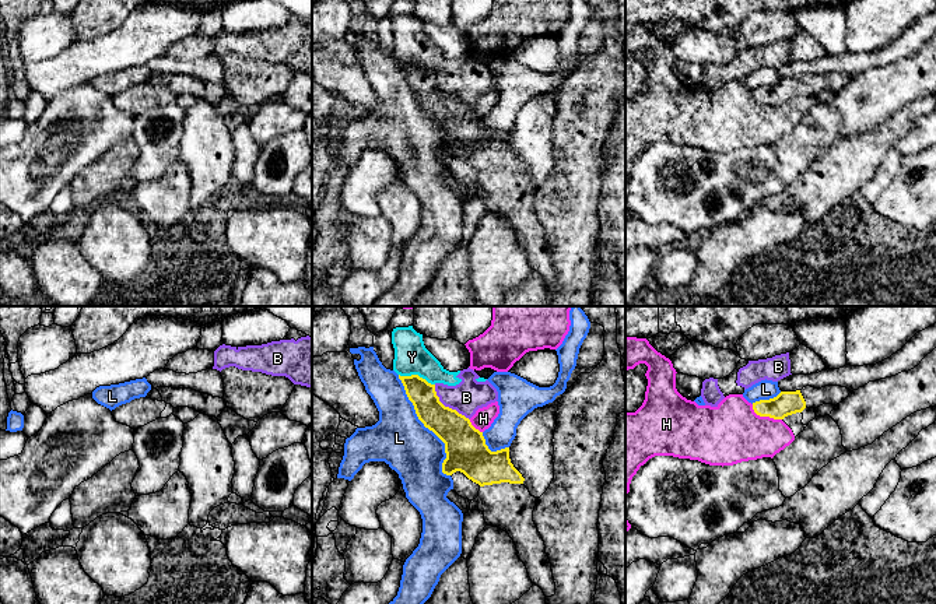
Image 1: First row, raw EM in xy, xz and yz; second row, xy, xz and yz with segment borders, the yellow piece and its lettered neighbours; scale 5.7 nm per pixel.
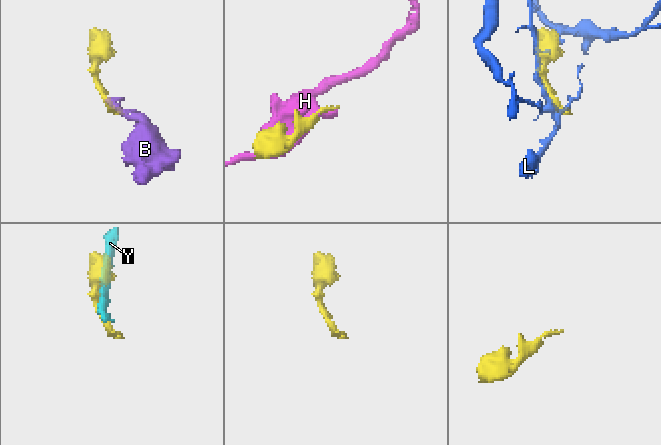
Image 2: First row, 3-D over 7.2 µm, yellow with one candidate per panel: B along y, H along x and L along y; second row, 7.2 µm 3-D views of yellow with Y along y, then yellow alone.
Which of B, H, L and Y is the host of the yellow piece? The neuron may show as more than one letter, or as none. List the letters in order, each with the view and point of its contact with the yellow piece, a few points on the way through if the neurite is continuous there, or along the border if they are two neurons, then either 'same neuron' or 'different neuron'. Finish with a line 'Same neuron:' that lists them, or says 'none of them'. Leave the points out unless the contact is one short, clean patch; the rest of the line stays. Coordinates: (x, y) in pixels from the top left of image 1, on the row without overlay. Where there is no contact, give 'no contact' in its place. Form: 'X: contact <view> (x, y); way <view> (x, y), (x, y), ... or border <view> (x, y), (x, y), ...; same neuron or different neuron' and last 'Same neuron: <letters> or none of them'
B: contact xz (447, 94); different neuron
H: contact yz (764, 102); different neuron
L: contact xz (427, 113); different neuron
Y: contact xz (417, 62); different neuron
Same neuron: none of them

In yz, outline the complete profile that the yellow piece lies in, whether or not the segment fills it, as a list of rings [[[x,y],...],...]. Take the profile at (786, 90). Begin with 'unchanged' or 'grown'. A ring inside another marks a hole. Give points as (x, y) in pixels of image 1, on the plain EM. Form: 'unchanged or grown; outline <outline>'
grown; outline [[[806,73],[802,77],[781,78],[774,85],[756,88],[753,89],[753,96],[760,103],[783,106],[788,102],[802,99],[806,94],[817,95],[823,91],[837,92],[842,89],[849,80],[849,76],[841,73],[825,73],[821,76]]]

